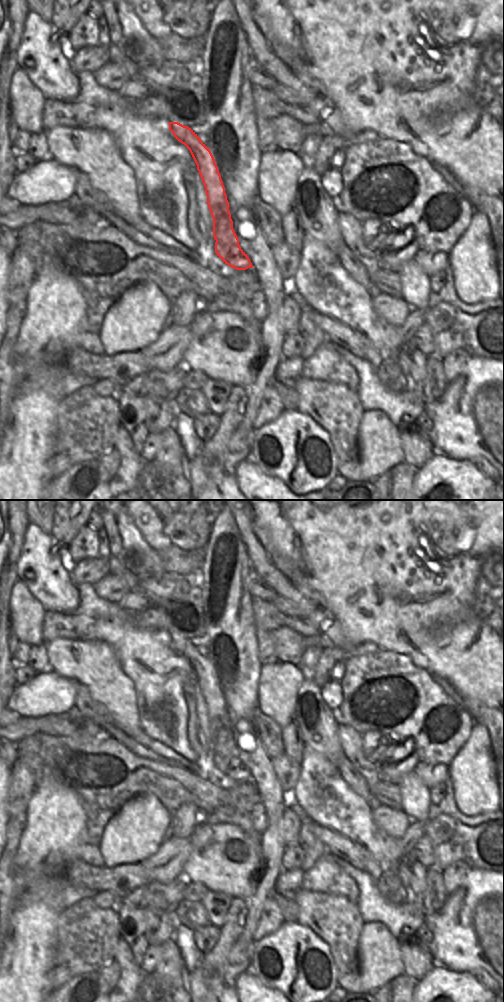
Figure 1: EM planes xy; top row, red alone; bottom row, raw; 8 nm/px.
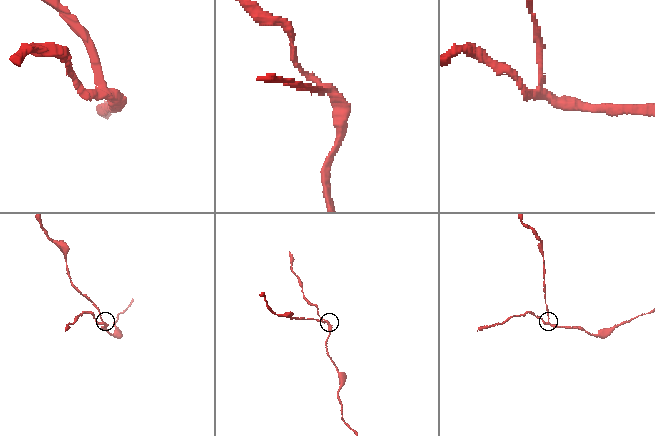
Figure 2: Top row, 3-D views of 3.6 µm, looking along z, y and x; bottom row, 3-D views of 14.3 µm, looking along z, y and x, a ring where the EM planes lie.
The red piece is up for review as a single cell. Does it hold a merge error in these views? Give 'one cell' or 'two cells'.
two cells

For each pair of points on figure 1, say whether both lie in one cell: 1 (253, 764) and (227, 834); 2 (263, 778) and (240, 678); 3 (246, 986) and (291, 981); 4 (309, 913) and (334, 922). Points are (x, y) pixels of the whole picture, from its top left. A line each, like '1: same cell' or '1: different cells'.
1: different cells
2: different cells
3: different cells
4: same cell

